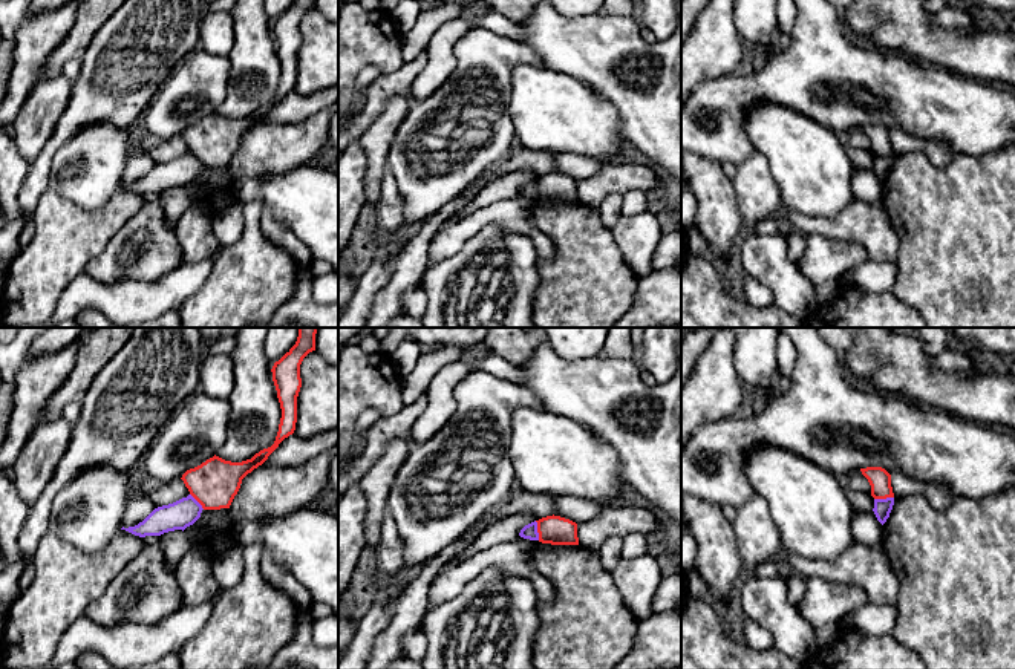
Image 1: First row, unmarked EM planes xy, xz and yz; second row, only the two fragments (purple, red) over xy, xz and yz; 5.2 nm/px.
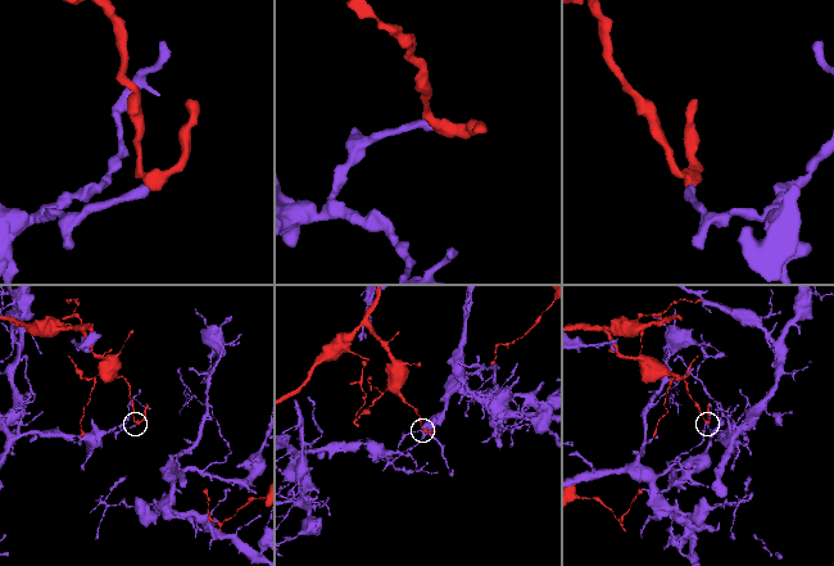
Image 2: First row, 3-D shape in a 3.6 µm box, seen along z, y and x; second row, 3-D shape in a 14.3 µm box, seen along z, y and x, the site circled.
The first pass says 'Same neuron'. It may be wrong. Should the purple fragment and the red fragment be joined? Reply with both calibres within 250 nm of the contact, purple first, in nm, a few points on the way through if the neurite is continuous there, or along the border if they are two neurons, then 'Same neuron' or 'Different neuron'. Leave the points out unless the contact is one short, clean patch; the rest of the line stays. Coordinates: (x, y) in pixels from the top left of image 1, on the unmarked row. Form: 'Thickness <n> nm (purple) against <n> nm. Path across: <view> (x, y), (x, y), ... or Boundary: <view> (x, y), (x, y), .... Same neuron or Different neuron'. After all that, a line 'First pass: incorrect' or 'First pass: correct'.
Thickness 80 nm (purple) against 150 nm. Boundary: xz (535, 178), (539, 196). Different neuron
First pass: incorrect

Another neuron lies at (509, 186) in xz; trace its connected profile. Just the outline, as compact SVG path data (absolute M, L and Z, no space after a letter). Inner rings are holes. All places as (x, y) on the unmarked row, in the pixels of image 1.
M527 170L504 175L484 187L476 197L473 197L461 211L458 211L456 222L494 202L514 197L521 187L534 178L536 176Z

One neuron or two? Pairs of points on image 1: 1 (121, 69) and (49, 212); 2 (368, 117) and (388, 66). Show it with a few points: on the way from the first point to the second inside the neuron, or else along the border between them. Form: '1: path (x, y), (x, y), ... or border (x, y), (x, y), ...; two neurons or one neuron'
1: border (48, 186), (35, 208), (32, 222); two neurons
2: border (406, 63), (394, 72), (381, 75); two neurons

